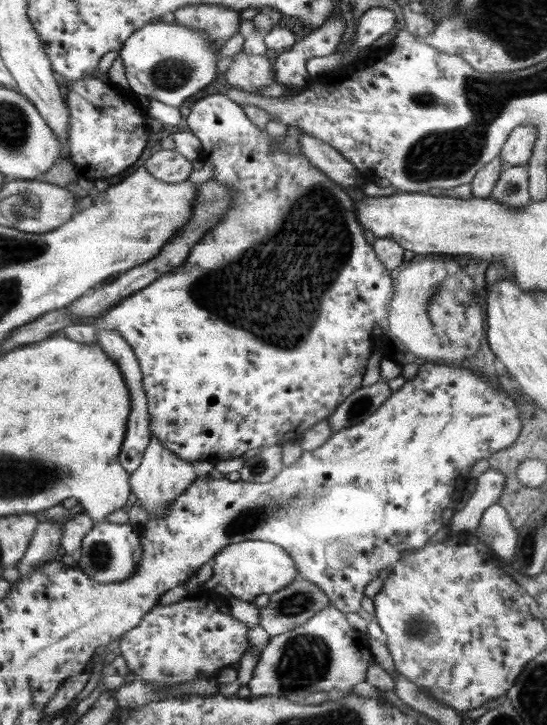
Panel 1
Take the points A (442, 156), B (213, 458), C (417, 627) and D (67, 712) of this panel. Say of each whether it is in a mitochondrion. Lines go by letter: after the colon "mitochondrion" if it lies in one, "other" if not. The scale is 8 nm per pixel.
A: mitochondrion
B: other
C: mitochondrion
D: other

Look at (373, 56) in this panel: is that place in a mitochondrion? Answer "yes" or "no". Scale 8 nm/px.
no

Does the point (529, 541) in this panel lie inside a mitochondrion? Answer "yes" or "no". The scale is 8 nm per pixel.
yes

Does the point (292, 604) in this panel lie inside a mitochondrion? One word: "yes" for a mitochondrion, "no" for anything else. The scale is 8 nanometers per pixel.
yes

